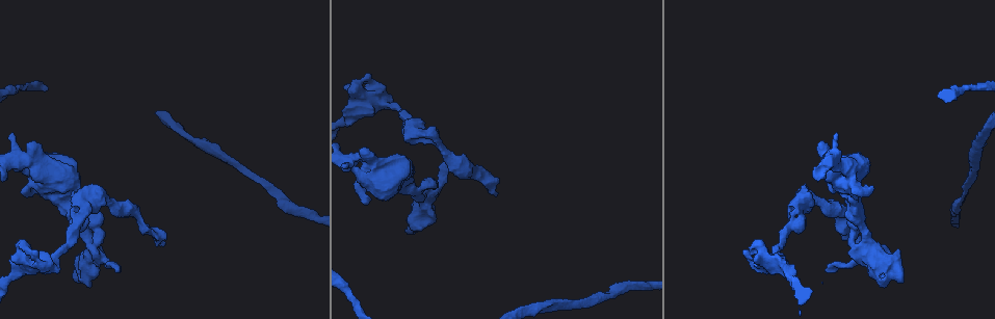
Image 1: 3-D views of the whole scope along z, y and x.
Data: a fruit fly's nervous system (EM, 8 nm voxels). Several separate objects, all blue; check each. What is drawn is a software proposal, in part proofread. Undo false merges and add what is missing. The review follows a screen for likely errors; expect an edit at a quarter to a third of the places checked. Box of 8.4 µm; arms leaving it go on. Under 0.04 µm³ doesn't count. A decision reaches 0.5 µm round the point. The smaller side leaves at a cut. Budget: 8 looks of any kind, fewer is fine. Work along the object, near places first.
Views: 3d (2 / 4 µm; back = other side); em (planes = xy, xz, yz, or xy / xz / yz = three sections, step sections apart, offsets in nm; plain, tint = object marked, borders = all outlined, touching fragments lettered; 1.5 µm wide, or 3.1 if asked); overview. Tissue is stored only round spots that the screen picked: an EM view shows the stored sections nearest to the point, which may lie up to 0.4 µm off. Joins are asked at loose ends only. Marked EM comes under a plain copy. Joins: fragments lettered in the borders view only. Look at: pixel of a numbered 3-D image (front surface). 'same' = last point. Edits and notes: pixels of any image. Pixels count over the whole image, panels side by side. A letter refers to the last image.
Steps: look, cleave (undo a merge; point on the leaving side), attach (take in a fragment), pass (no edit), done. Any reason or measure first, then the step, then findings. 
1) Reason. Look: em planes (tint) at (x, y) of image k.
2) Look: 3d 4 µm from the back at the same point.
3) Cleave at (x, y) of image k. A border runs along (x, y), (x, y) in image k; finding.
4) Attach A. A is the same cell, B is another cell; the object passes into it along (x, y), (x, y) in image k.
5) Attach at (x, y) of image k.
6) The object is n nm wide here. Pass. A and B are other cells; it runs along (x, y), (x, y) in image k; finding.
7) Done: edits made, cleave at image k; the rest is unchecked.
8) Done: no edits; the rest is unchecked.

An open end. Look: 3d 4 µm at (366, 203) of image 1.

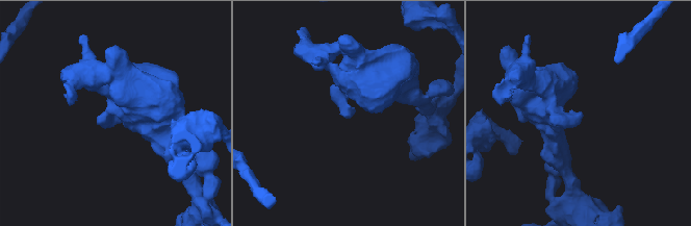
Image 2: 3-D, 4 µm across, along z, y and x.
Now the EM. Look: em planes (tint) at (113, 116) of image 2.

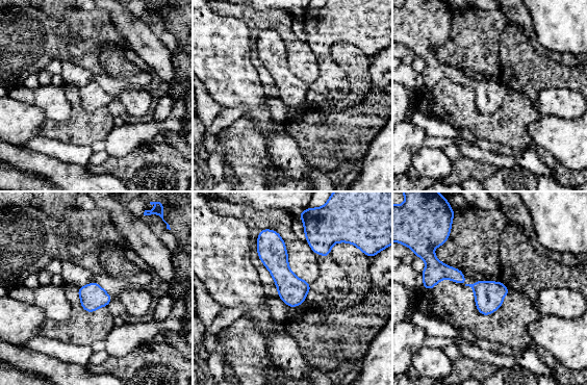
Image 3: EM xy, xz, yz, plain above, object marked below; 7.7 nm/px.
What lies round it. Look: em planes (borders) at the same point.

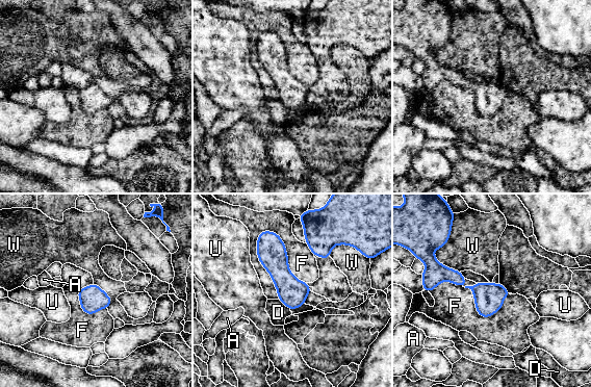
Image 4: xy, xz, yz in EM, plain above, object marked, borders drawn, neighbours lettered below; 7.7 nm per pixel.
Pass. A, D, F, U and W are other cells; a border runs along (433, 252), (440, 263), (459, 272) in image 4; none of them fits.

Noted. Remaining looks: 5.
Branch stops here. Look: 3d 2 µm at (827, 269) of image 1.

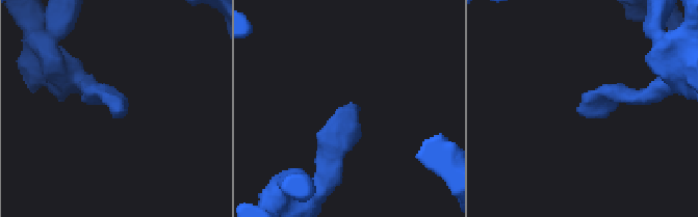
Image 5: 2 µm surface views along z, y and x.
Now the EM. Look: em planes (borders) at (578, 109) of image 5.

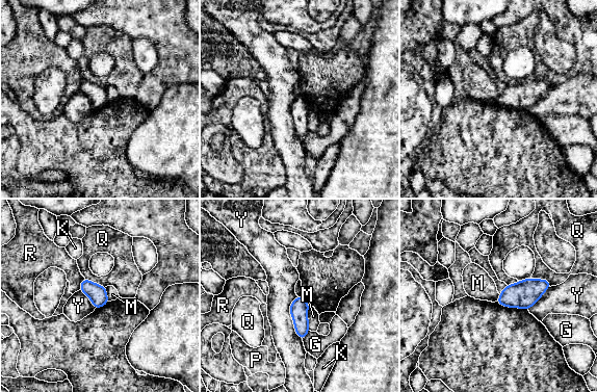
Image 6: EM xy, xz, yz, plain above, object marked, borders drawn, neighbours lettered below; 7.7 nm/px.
Pass. G, K, M, P, Q, R and Y are other cells; a border runs along (309, 305), (307, 313), (308, 330) in image 6; none of them fits.

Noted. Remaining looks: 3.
Free end. Look: em planes (borders) at (363, 151) of image 1.

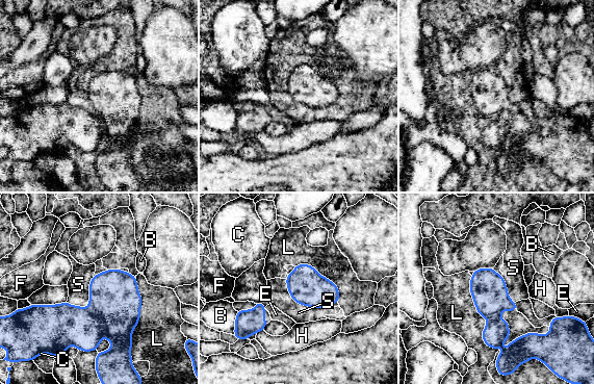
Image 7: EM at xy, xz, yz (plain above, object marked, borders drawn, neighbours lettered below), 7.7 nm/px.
The object is 280 nm wide here. Pass. B, C, E, F, H, L and S are other cells; a border runs along (471, 276), (483, 340), (500, 350) in image 7; no lettered fragment goes on from it.

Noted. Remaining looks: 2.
Done: no edits; the rest is unchecked.

